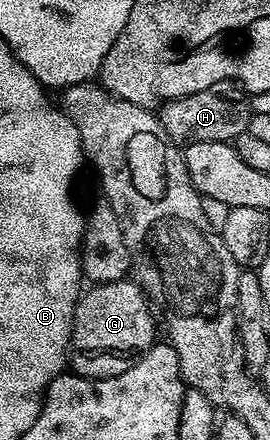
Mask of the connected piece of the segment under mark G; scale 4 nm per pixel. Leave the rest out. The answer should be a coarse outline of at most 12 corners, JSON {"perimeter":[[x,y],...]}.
{"perimeter":[[134,279],[88,287],[69,368],[104,380],[156,343]]}

